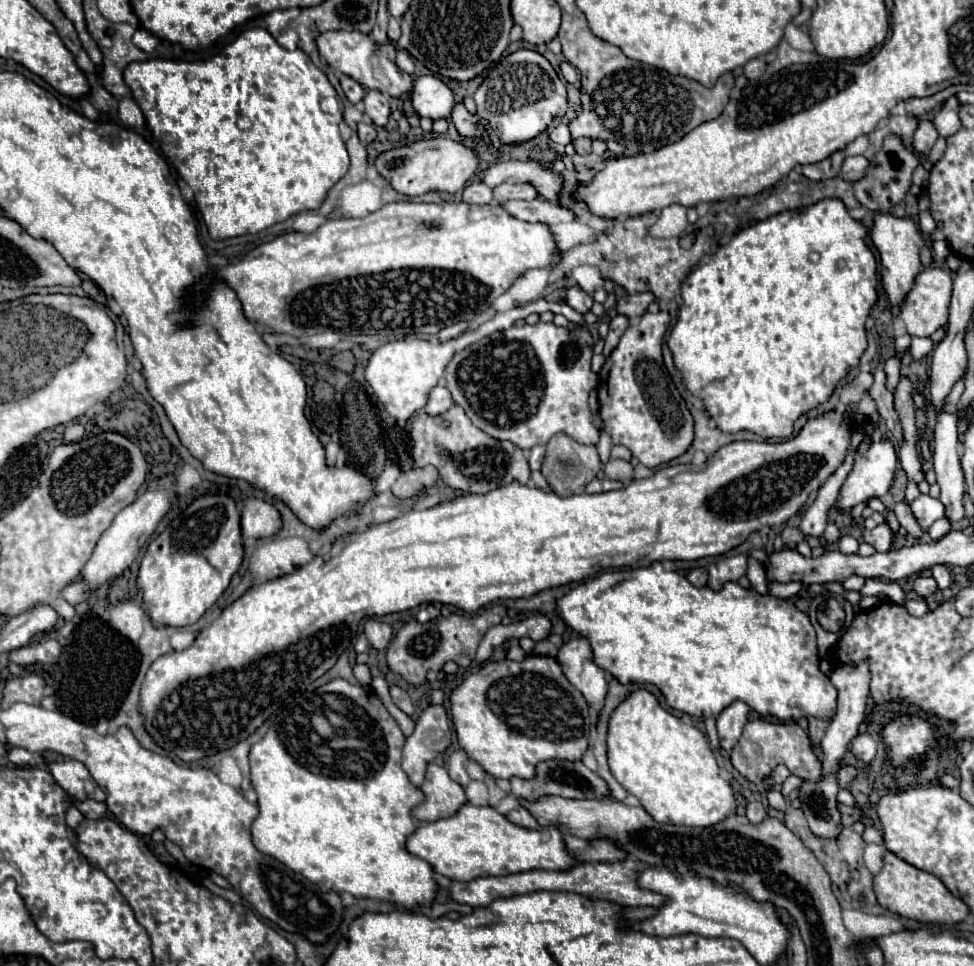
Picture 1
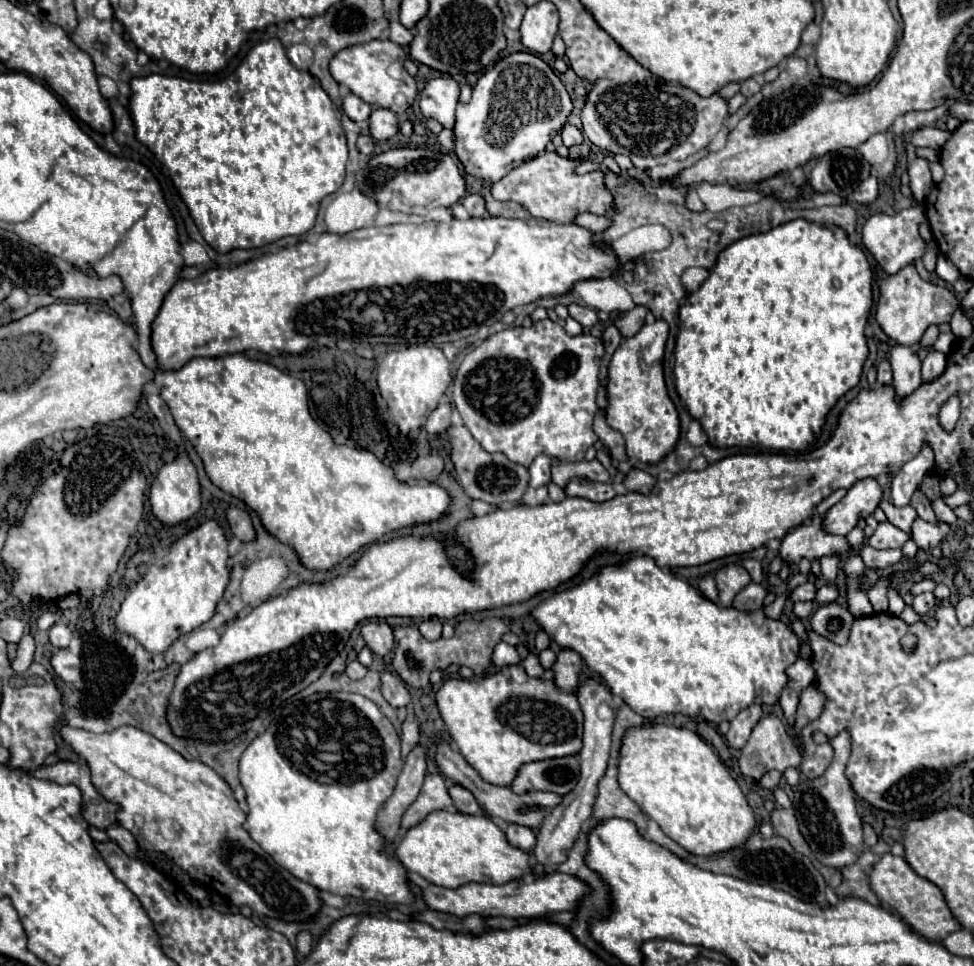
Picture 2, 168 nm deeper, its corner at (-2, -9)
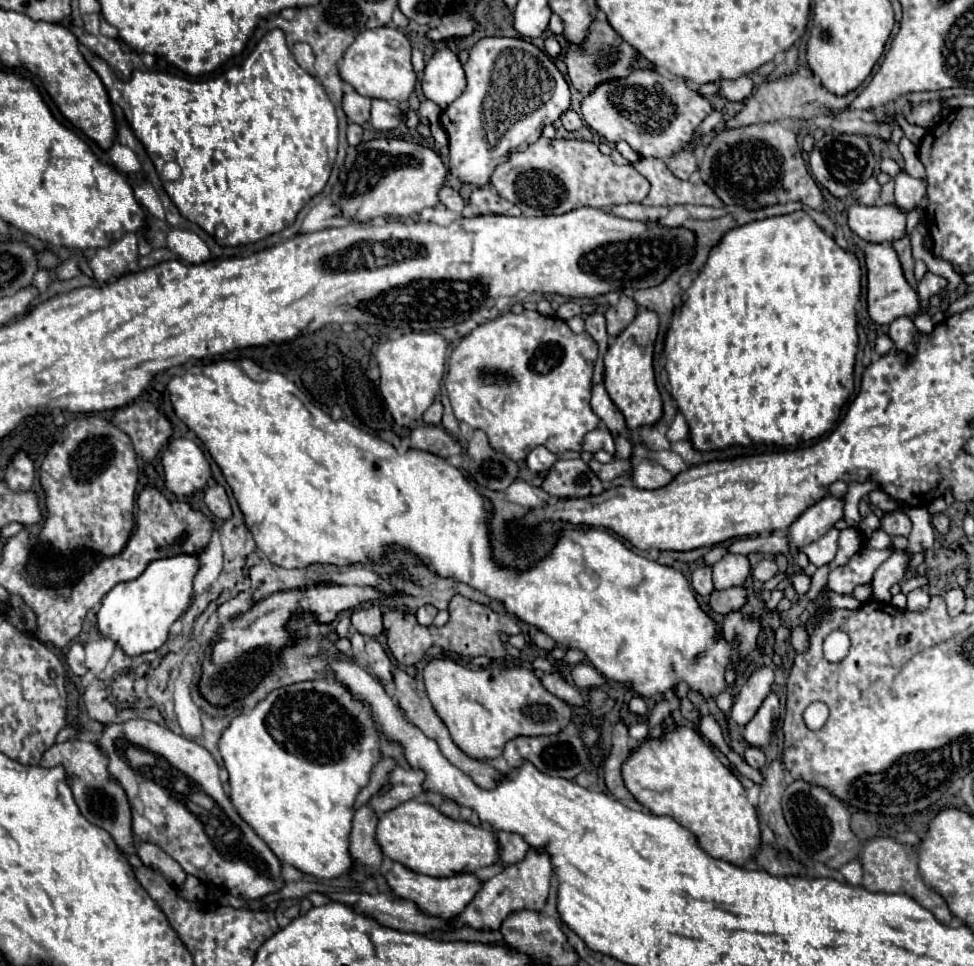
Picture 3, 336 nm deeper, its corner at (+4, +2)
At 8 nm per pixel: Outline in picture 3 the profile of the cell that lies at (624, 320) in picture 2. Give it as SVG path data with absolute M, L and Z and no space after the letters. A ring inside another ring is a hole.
M621 295L619 303L617 305L611 305L605 313L605 319L607 319L607 333L609 335L619 335L631 321L633 317L637 315L637 303L635 299L627 297L627 295Z

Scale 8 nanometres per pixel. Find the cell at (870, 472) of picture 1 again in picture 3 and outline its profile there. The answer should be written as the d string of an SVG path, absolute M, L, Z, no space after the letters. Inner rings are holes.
M827 495L823 497L823 501L817 501L815 505L811 505L811 509L803 511L801 517L789 529L791 547L797 549L825 535L837 521L843 519L843 505L845 499Z

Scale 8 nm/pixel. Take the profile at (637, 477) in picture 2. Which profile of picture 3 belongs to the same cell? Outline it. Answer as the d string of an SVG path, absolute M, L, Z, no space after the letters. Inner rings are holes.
M641 459L631 469L631 483L639 489L659 489L659 487L665 487L671 479L673 475L665 471L659 463L653 461L653 467L651 467L651 459Z

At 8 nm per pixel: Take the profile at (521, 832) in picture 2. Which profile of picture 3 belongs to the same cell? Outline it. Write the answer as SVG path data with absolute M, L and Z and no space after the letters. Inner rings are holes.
M497 831L495 835L497 835L497 841L499 841L503 865L517 863L525 857L529 845L527 845L527 841L523 841L523 837L519 837L517 833L503 833L503 831Z

